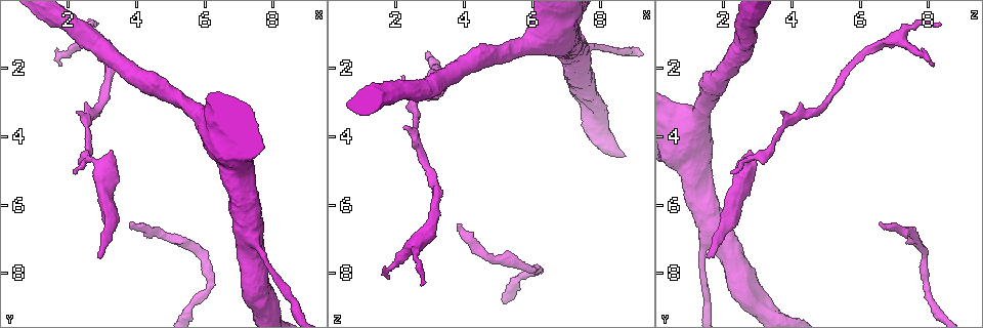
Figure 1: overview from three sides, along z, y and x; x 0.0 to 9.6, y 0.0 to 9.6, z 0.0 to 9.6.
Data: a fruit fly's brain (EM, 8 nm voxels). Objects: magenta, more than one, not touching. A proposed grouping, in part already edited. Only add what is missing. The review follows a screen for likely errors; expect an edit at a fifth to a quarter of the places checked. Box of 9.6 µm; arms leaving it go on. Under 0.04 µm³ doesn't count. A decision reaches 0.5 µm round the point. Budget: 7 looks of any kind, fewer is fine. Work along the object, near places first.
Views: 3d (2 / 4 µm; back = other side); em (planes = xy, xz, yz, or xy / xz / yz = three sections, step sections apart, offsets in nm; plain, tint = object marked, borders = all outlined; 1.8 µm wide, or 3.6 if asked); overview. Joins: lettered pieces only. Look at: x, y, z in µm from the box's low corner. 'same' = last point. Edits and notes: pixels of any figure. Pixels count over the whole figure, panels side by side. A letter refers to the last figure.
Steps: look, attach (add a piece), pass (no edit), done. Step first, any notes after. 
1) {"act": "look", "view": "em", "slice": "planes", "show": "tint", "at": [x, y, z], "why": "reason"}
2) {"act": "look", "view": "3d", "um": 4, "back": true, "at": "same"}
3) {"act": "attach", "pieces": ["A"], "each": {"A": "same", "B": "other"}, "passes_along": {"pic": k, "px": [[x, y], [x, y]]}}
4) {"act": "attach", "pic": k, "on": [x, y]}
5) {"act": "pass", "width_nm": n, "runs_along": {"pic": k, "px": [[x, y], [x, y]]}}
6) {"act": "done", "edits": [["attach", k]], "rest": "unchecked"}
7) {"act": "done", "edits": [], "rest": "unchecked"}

{"act": "look", "view": "em", "slice": "xy", "step": 16, "show": "borders", "at": [3.75, 6.50, 6.55], "why": "free end"}

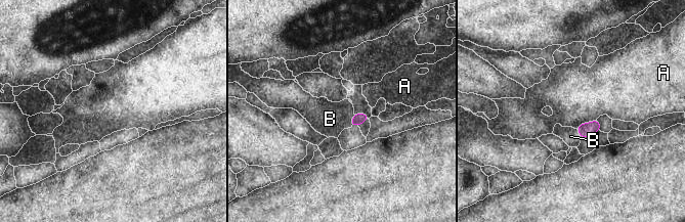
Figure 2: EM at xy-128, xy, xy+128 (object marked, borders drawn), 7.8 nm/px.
{"act": "look", "view": "em", "slice": "planes", "show": "borders", "at": "same", "why": "cut it another way"}

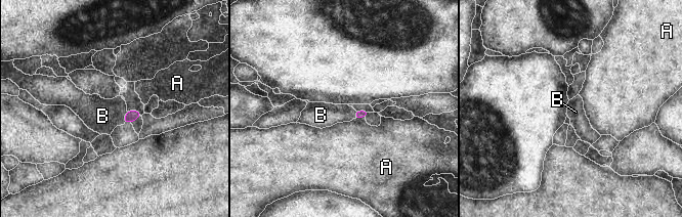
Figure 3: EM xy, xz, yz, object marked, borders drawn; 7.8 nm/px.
{"act": "attach", "pic": 3, "on": [102, 116], "each": {"A": "other", "B": "same"}, "passes_along": {"pic": 3, "px": [[130, 116], [125, 117], [102, 116]]}, "found": "it goes on there"}

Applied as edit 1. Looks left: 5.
{"act": "look", "view": "em", "slice": "xz", "step": 8, "show": "borders", "at": [1.80, 1.95, 8.15], "why": "free end"}

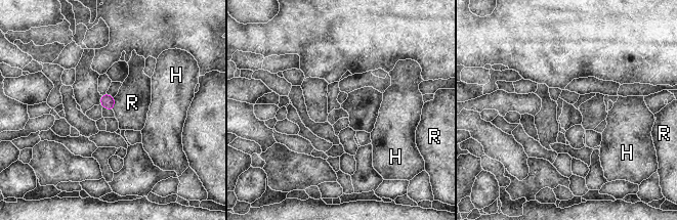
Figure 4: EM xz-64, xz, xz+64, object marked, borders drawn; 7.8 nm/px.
{"act": "look", "view": "em", "slice": "planes", "show": "borders", "at": "same"}

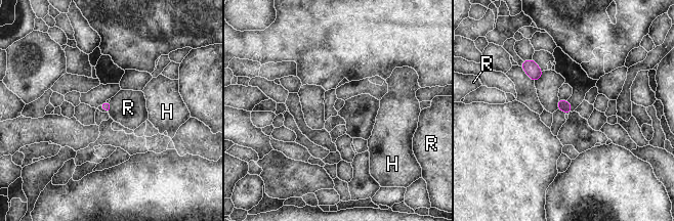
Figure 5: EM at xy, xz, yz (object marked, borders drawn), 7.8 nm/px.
{"act": "pass", "each": {"H": "other", "R": "other"}, "border": {"pic": 5, "px": [[110, 101], [111, 108], [109, 114]]}, "found": "no lettered piece goes on from it"}

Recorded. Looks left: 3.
{"act": "look", "view": "em", "slice": "planes", "show": "borders", "at": [2.95, 7.50, 1.45], "why": "long arm stops here"}

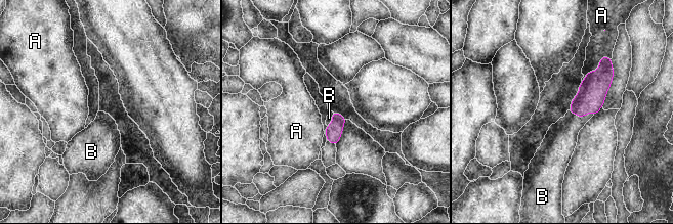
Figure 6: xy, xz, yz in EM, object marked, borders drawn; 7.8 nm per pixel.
{"act": "attach", "pic": 6, "on": [560, 140], "each": {"A": "other", "B": "same"}, "passes_along": {"pic": 6, "px": [[592, 91], [581, 117], [560, 140]]}, "found": "the cell continues"}

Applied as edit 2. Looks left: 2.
{"act": "done", "edits": [["attach", 3], ["attach", 6]], "rest": "unchecked"}

